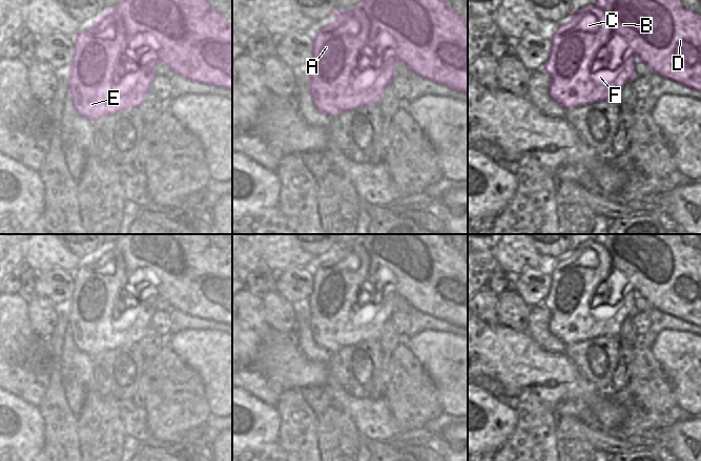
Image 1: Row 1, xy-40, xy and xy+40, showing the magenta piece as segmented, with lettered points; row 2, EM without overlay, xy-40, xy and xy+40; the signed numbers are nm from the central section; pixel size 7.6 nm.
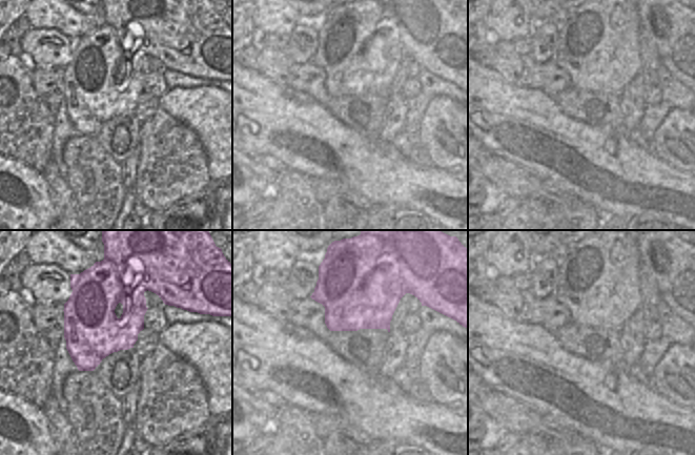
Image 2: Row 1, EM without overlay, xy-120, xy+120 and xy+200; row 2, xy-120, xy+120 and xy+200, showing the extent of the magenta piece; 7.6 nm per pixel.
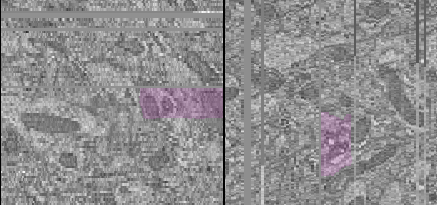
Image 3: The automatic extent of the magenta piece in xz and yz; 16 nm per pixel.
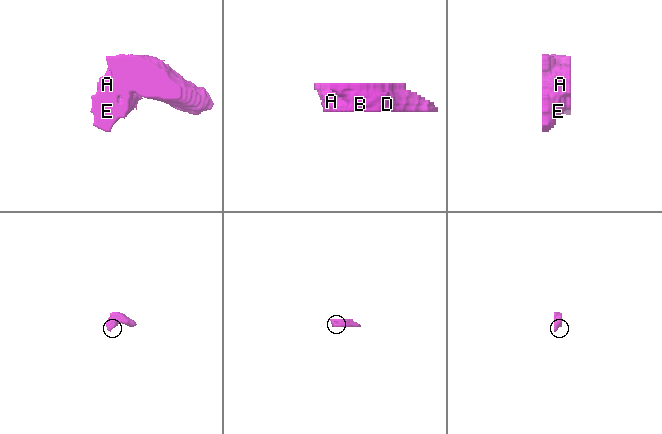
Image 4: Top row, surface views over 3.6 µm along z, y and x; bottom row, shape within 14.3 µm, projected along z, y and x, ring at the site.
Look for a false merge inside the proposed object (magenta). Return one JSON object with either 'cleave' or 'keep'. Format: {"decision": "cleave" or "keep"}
{"decision": "cleave"}

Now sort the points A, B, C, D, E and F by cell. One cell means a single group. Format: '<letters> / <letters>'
A C E F / B D

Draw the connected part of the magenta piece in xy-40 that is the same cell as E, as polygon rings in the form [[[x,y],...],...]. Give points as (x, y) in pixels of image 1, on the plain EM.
[[[115,245],[105,246],[88,266],[76,269],[68,324],[79,350],[97,356],[120,345],[141,342],[157,311],[154,302],[160,297],[159,290],[147,287],[138,300],[135,297],[124,298],[126,288],[127,265]]]

